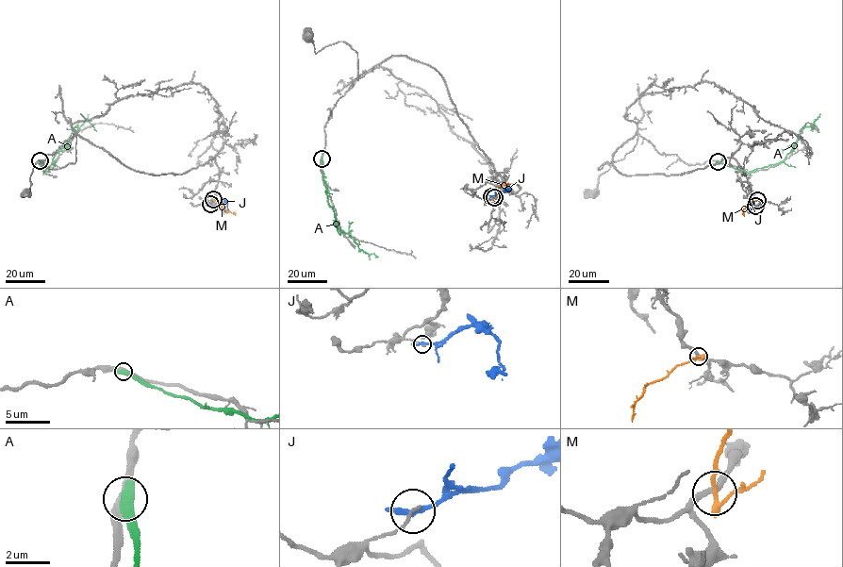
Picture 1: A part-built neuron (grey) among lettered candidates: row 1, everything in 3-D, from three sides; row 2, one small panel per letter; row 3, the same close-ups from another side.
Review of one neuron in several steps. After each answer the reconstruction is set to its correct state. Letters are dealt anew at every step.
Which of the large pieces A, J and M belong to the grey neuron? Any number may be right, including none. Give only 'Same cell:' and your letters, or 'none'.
Same cell: none

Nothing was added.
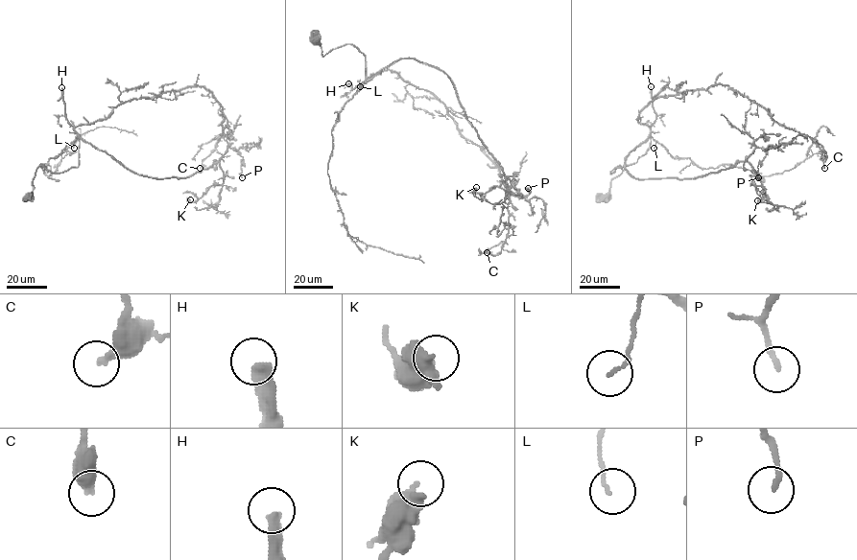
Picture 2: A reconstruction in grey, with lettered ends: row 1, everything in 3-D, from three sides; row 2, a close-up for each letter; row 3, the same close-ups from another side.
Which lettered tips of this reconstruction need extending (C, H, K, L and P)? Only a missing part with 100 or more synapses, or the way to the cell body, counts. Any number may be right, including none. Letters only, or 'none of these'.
H

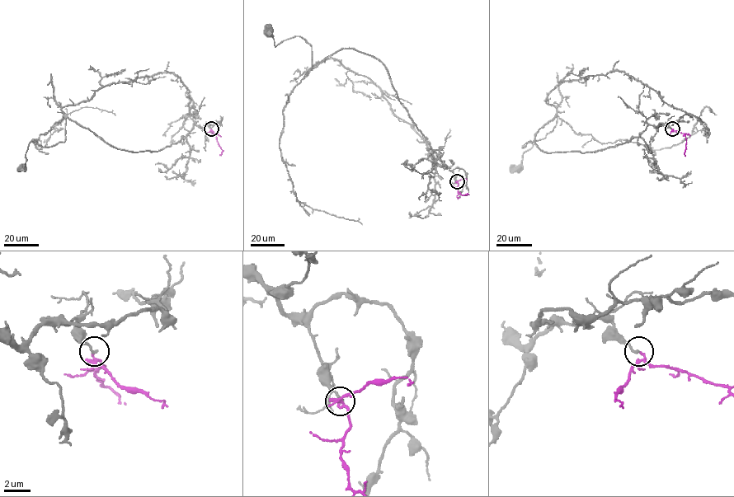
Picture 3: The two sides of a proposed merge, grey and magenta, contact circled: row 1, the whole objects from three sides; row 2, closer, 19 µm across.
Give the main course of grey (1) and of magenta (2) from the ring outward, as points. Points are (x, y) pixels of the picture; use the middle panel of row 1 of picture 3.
1: (457, 181), (381, 62), (341, 49), (312, 70), (305, 40), (294, 36), (275, 46), (269, 32)
2: (457, 181), (458, 193), (465, 194)

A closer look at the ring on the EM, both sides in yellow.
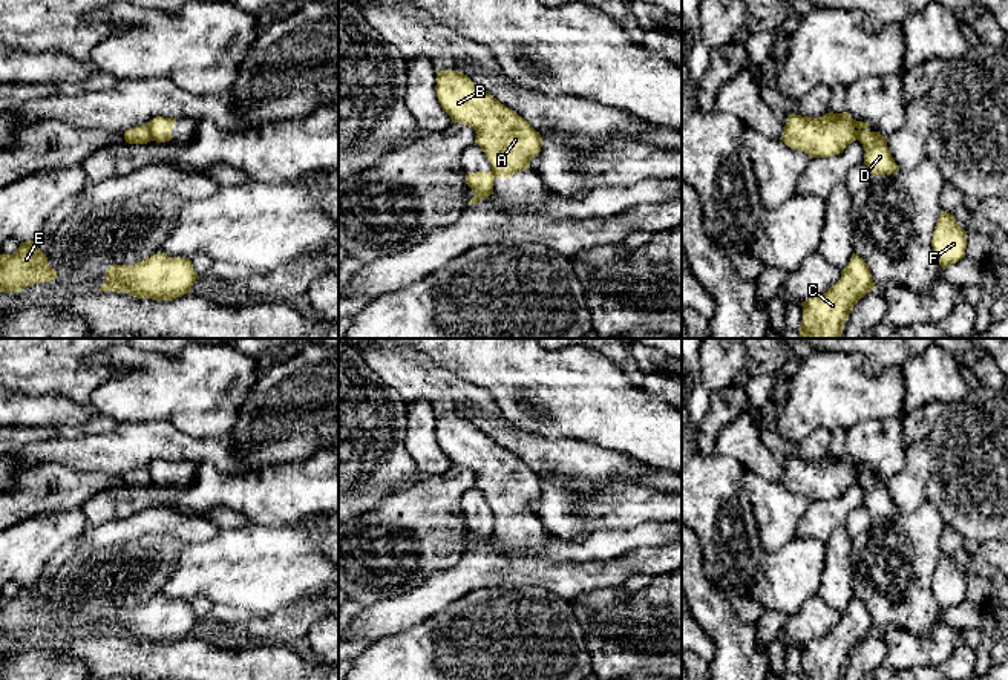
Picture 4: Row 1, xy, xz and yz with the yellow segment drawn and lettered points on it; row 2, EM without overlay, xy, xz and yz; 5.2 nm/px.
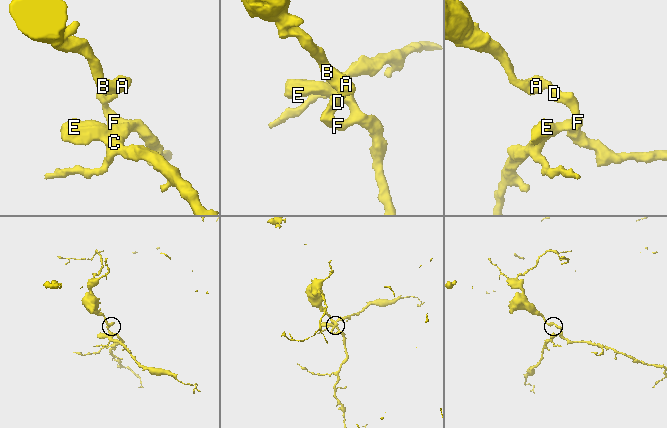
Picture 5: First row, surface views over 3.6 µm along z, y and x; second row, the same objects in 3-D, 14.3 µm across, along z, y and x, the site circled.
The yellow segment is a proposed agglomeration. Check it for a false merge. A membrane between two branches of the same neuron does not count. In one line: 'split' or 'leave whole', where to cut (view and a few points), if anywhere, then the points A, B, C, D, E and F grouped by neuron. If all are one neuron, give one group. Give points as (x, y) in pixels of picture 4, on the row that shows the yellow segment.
split; cut in xy along (146, 124), (152, 140); A B / C D E F

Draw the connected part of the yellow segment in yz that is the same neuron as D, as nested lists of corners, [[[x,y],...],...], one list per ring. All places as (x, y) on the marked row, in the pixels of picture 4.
[[[861,130],[858,141],[862,144],[864,164],[869,167],[872,175],[892,175],[899,172],[895,159],[887,147],[887,139],[879,132]]]

